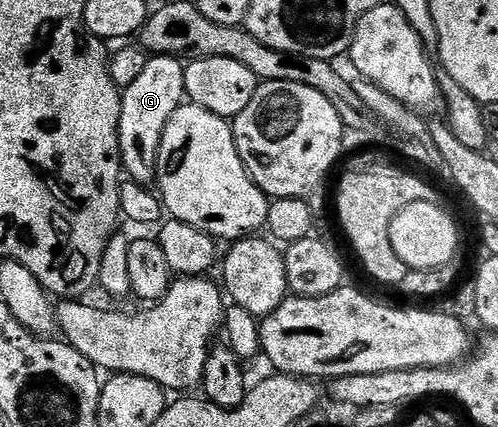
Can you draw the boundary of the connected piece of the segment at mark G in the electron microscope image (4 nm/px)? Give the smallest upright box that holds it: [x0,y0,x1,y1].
[119,55,185,186]

